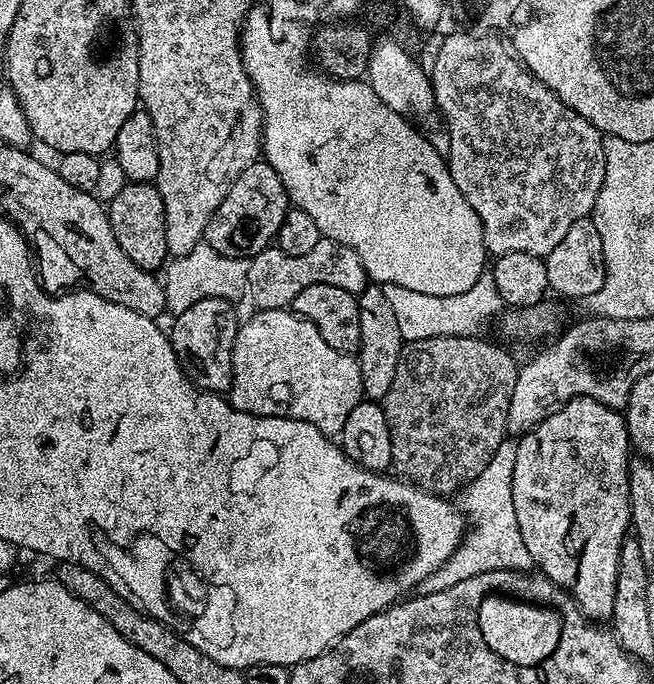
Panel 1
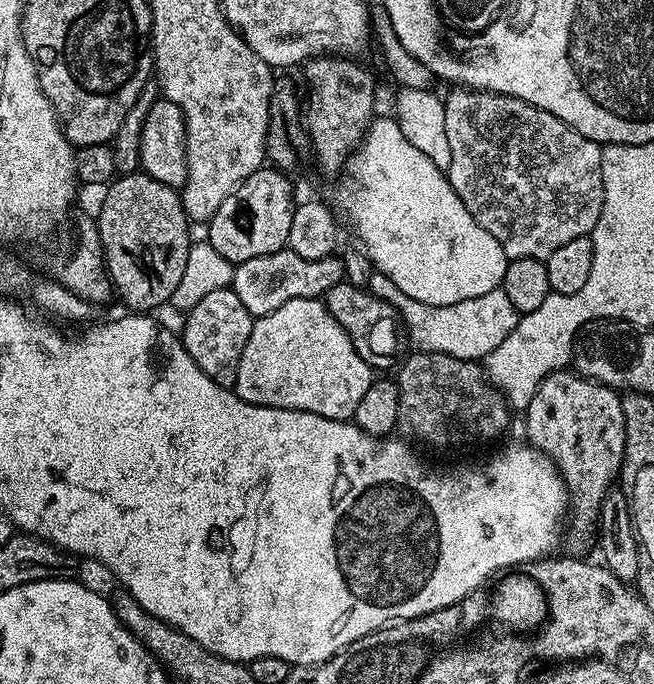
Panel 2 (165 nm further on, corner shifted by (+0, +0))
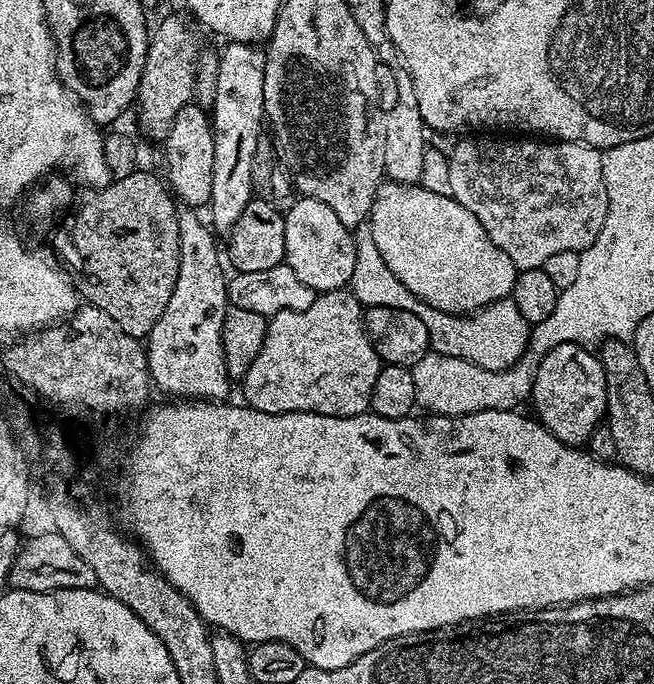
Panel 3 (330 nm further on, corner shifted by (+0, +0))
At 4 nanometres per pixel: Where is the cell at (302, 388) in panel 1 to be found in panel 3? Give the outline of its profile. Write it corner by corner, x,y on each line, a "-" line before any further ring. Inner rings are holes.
343,287
319,293
316,300
302,310
286,310
271,317
266,342
258,358
250,362
250,370
246,370
242,381
247,407
257,408
266,414
317,412
323,416
365,415
372,406
374,378
378,378
382,361
364,328
364,309
351,290

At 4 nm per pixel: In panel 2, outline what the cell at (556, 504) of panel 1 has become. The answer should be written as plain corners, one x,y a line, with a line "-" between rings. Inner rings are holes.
559,370
545,377
538,386
534,398
530,398
530,406
522,416
528,431
527,443
539,452
547,454
555,462
568,488
570,520
572,516
572,528
580,540
586,539
588,531
591,528
593,531
597,527
602,498
607,494
608,489
617,483
618,473
624,461
626,430
620,398
621,393
617,389
608,388
604,384
595,384
593,380
579,376
575,370

